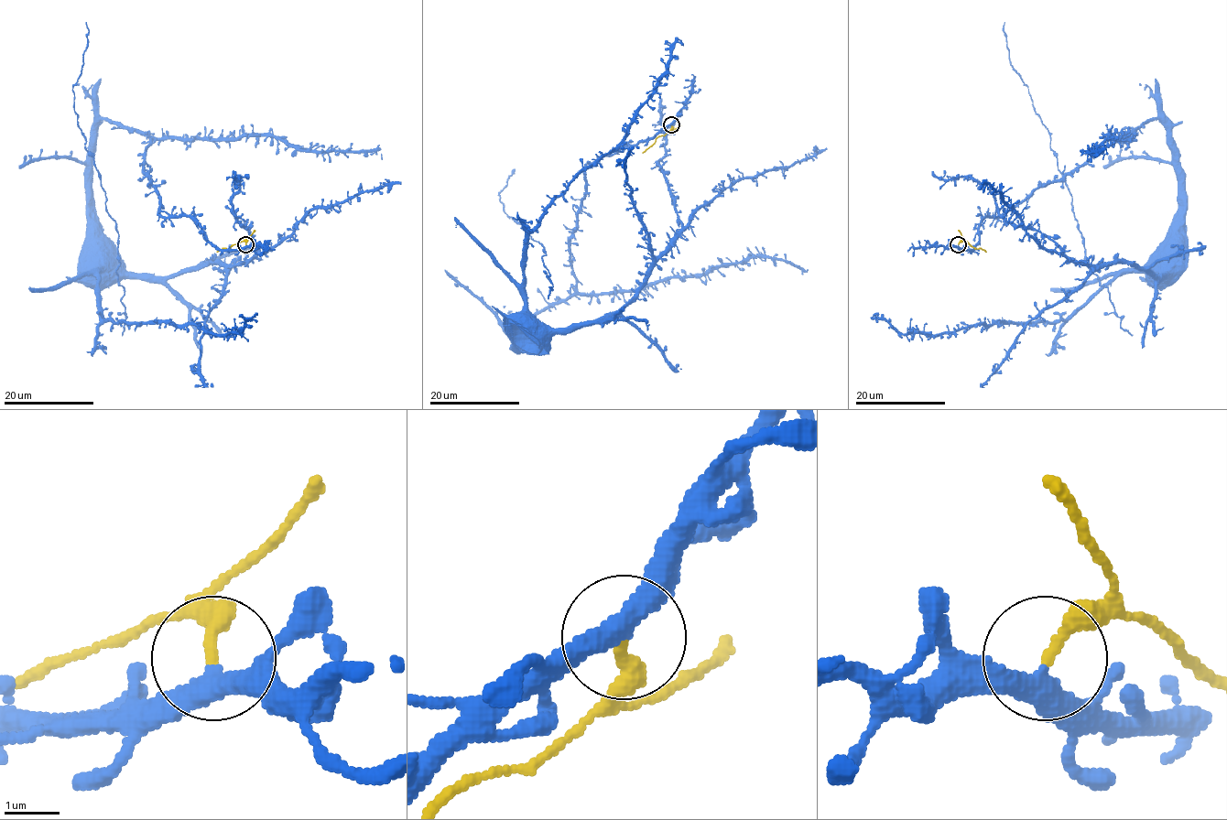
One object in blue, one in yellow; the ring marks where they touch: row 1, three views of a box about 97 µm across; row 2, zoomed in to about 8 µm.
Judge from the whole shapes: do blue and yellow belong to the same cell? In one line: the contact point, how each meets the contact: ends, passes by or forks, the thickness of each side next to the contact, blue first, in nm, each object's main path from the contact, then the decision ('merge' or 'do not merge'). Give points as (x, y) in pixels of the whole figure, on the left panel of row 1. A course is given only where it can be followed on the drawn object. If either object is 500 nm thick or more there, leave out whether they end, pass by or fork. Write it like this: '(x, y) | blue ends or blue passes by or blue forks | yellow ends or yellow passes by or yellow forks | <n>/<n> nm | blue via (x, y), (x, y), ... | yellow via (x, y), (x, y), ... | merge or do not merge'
(245, 244) | blue passes by | yellow ends | 360/240 nm | blue via (245, 245), (163, 217), (149, 138), (103, 119), (92, 211), (136, 274), (242, 264), (313, 209), (400, 182) | yellow via (245, 244), (241, 241), (216, 252) | do not merge

